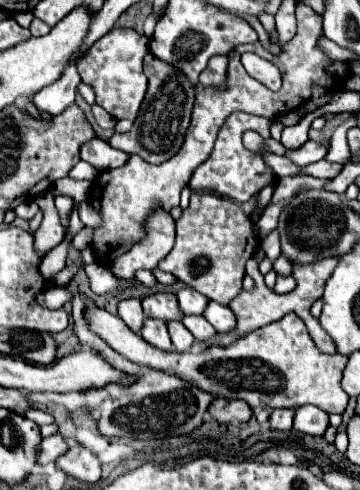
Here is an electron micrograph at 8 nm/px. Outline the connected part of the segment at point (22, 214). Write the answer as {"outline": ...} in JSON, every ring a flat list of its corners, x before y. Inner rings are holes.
{"outline":[[29,200,29,202,19,204,19,206,15,208,17,216,19,216,19,218,25,218,25,220,31,220,31,218,37,214,37,210,39,210,39,206,37,206,35,200]]}

